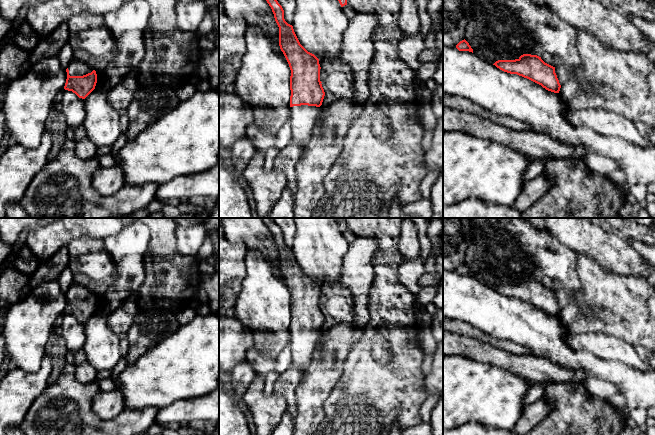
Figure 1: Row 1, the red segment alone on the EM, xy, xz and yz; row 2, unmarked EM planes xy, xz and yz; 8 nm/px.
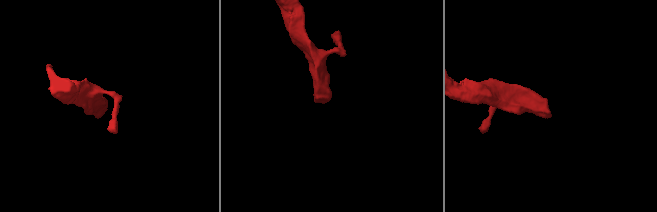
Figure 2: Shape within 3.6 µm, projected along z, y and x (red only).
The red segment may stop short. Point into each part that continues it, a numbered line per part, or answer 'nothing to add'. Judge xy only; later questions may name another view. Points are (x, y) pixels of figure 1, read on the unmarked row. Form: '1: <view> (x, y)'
1: xy (77, 291)

